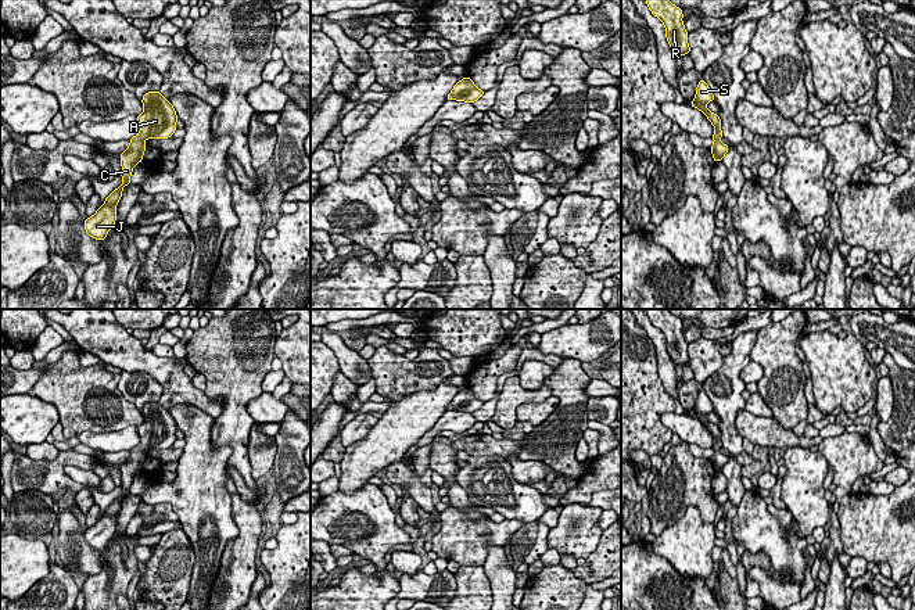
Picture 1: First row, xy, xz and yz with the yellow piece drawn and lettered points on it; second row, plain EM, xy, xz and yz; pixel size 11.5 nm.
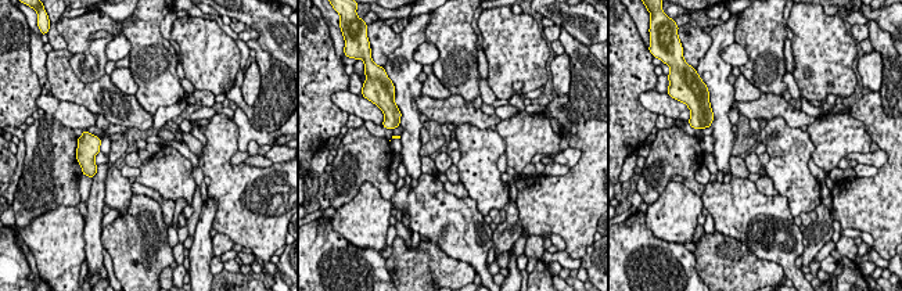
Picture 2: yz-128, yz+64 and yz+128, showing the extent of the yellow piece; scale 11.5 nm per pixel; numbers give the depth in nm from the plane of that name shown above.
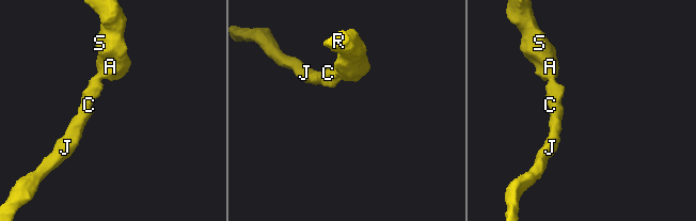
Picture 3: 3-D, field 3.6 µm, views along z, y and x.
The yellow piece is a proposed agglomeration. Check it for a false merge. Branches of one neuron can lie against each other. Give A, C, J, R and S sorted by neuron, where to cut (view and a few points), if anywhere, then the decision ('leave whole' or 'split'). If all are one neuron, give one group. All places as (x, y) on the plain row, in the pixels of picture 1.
A C J R S; no cut; leave whole

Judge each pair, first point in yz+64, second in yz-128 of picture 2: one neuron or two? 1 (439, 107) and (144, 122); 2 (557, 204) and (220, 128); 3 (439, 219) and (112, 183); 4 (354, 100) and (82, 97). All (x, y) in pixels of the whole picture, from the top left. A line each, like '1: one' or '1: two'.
1: one
2: one
3: one
4: two

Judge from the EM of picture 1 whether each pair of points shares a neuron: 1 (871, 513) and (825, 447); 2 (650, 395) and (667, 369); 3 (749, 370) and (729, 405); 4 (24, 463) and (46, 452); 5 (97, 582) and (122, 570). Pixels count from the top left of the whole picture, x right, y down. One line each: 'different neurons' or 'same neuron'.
1: same neuron
2: different neurons
3: different neurons
4: different neurons
5: same neuron

